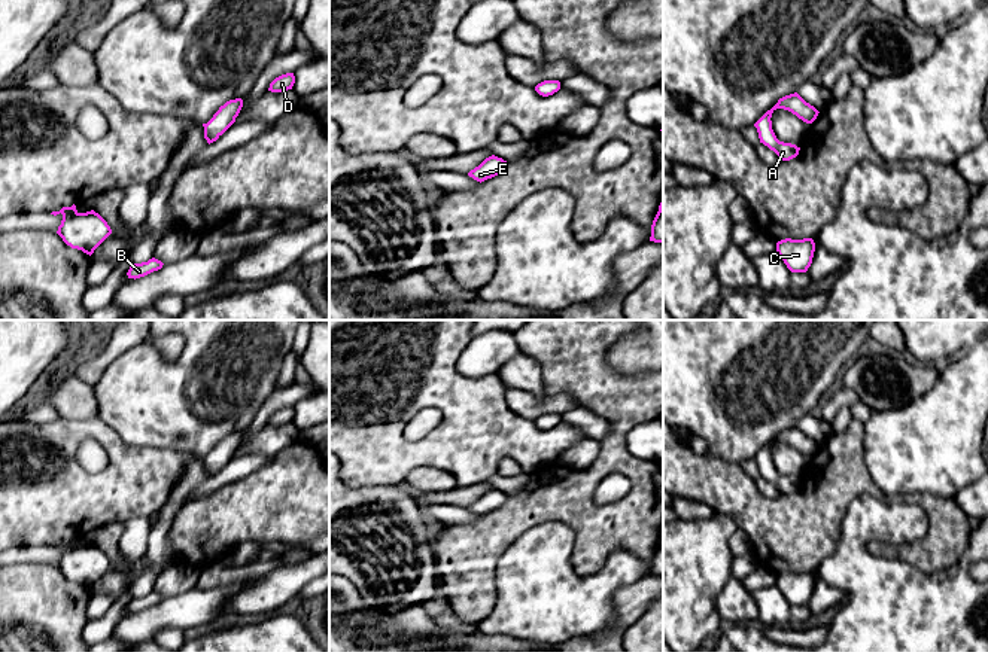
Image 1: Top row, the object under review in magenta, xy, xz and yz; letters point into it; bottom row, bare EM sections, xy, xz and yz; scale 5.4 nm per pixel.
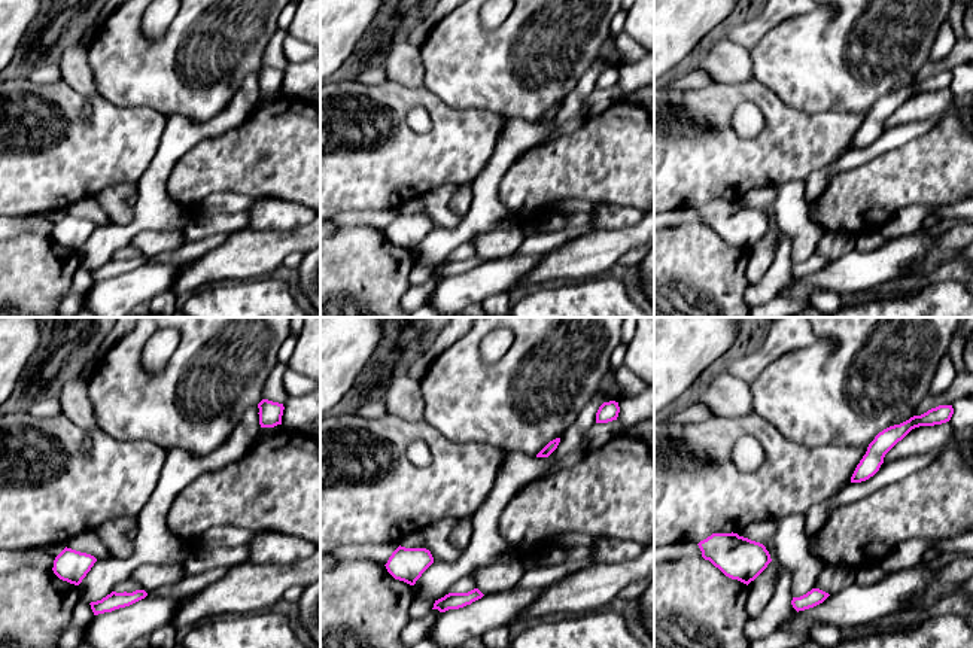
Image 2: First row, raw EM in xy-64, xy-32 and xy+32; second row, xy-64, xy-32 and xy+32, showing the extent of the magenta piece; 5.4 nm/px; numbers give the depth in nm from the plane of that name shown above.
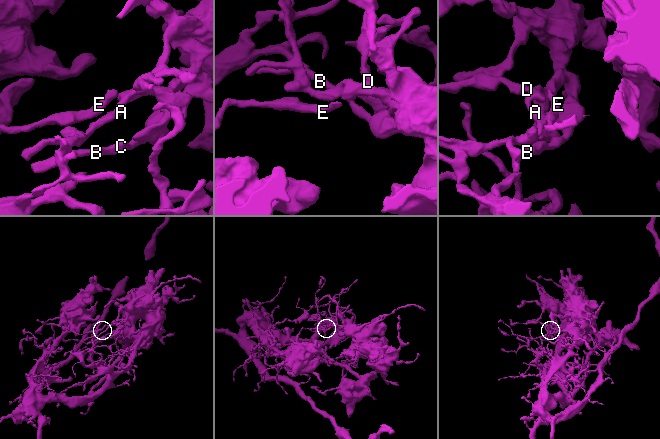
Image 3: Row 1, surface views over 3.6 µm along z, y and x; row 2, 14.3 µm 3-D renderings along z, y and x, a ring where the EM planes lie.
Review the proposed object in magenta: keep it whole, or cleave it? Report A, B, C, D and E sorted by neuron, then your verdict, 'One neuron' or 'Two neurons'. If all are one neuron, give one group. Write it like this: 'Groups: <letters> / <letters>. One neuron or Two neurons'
Groups: A B C D E. One neuron

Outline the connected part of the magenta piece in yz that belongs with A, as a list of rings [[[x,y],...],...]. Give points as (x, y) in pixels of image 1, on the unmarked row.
[[[794,426],[779,432],[778,436],[754,457],[760,476],[773,484],[779,490],[779,494],[790,494],[799,488],[800,481],[791,476],[779,475],[776,472],[770,454],[772,447],[776,442],[788,444],[806,457],[812,457],[820,445],[806,436],[797,426]]]

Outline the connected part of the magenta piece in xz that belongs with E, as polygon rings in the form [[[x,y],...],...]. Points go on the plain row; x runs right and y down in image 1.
[[[492,488],[486,491],[478,500],[471,503],[468,509],[481,517],[487,512],[501,508],[507,502],[507,499],[508,499],[507,494]]]

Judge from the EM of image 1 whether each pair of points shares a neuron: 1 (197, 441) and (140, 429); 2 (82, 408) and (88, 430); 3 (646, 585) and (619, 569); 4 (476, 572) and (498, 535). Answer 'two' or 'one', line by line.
1: one
2: two
3: two
4: one

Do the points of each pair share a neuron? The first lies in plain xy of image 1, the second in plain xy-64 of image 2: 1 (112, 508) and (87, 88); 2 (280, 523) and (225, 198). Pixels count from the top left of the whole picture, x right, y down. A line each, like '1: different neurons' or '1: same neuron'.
1: different neurons
2: different neurons

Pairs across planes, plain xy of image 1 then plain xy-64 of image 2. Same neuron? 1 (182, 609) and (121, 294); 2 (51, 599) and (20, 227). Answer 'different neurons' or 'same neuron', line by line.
1: same neuron
2: different neurons

